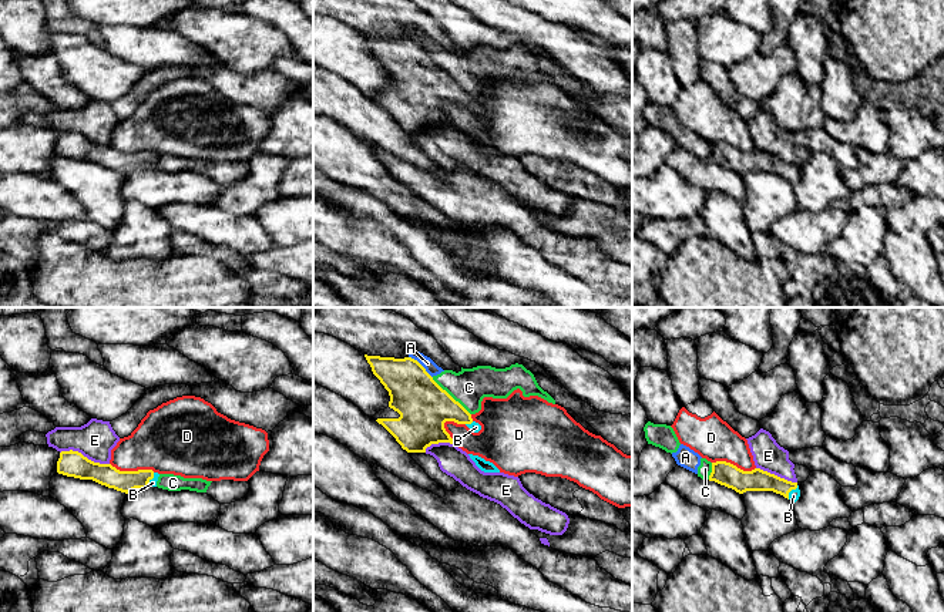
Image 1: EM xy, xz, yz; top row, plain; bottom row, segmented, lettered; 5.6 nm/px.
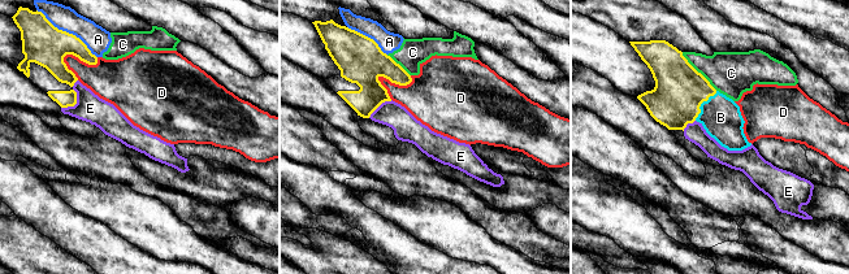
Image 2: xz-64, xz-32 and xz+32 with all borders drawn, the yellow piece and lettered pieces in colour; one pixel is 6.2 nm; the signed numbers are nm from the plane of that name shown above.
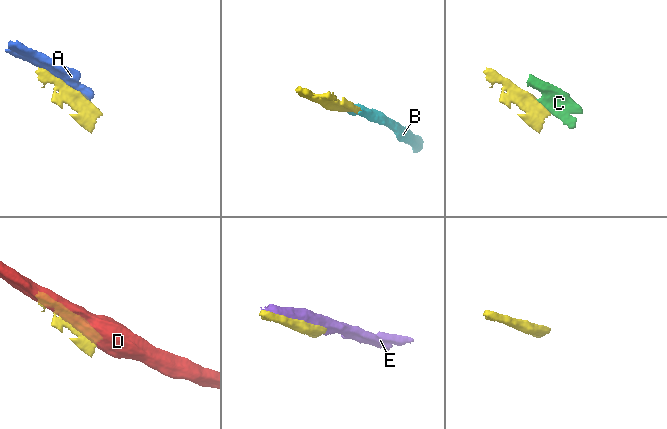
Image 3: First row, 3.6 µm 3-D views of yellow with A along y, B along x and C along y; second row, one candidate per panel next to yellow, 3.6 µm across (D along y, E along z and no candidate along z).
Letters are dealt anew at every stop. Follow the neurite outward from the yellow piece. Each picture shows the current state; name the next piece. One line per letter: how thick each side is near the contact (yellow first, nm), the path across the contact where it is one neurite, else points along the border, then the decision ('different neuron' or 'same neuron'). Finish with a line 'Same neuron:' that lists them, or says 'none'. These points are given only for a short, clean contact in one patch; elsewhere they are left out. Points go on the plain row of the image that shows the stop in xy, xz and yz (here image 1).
A: 280/70 nm | different neuron
B: 130/60 nm | across yz (756, 161), (775, 164), (790, 171), (793, 177) | same neuron
C: 280/200 nm | along xz (432, 59), (470, 96) | different neuron
D: 120/360 nm | different neuron
E: 140/220 nm | different neuron
Same neuron: B

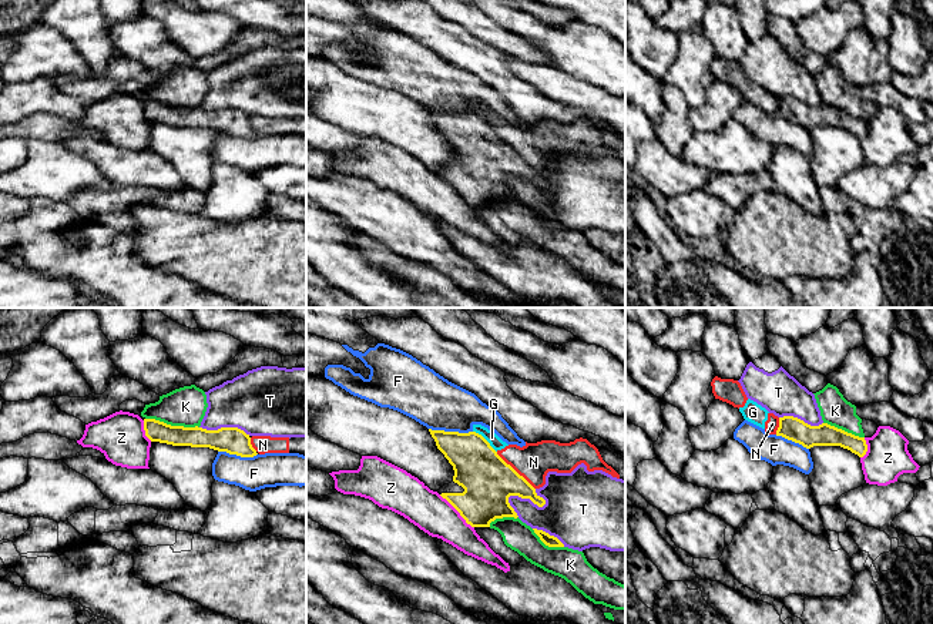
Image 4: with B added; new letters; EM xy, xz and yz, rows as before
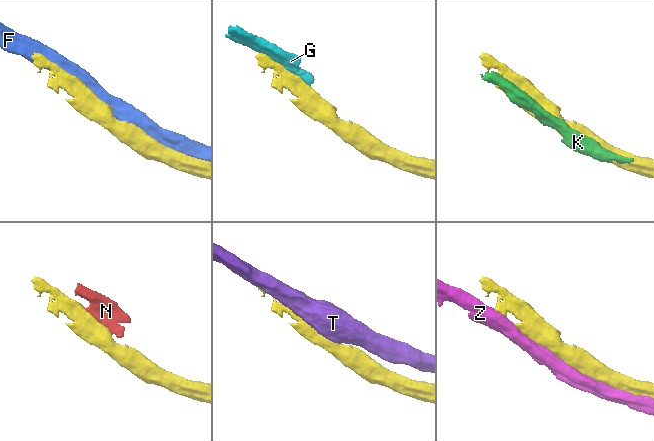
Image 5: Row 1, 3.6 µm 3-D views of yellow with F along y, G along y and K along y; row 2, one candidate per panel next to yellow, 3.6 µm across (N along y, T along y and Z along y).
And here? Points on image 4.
F: 260/280 nm | different neuron
G: 280/70 nm | different neuron
K: 120/220 nm | different neuron
N: 280/200 nm | along xz (496, 133), (534, 170) | different neuron
T: 280/300 nm | different neuron
Z: 280/220 nm | different neuron
Same neuron: none

